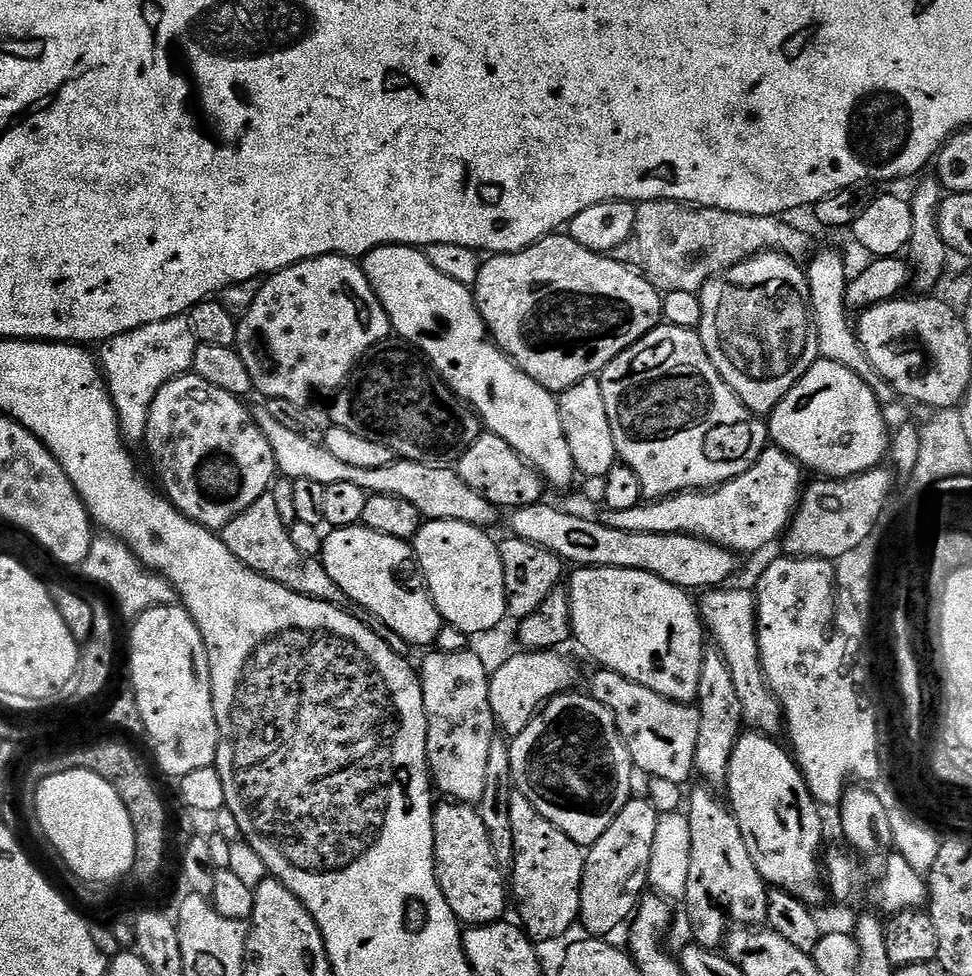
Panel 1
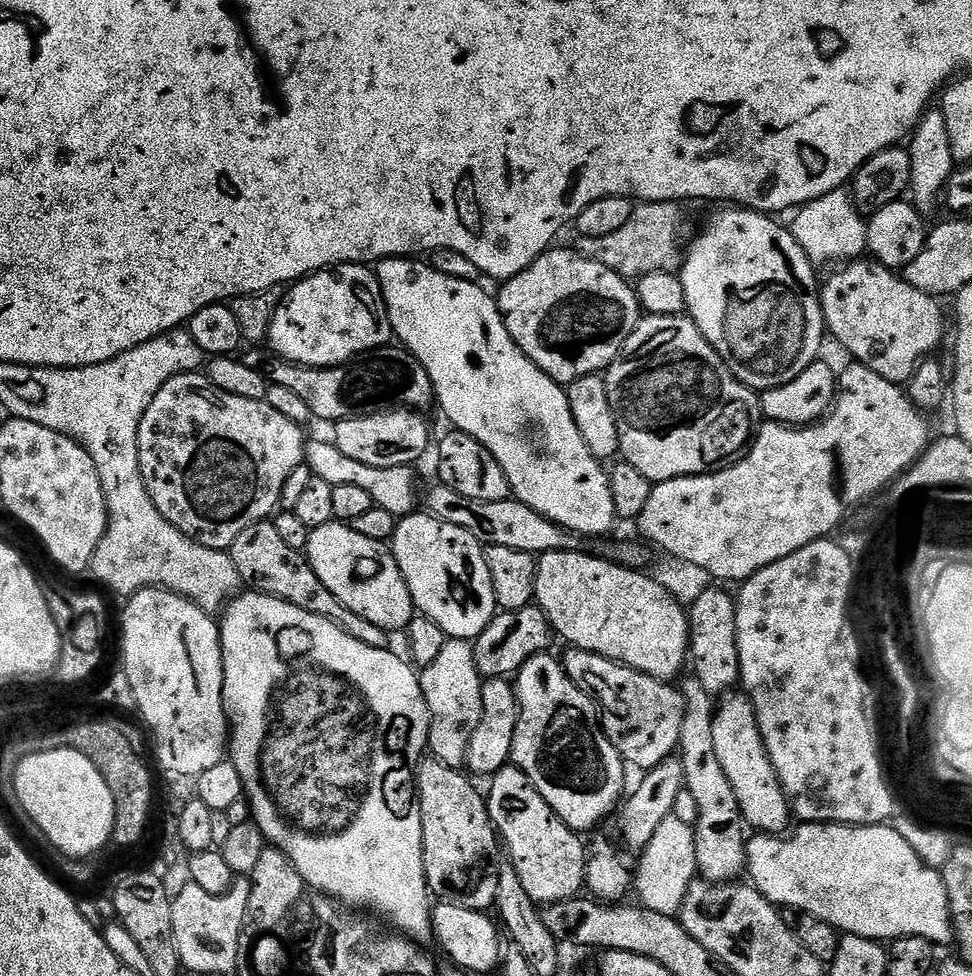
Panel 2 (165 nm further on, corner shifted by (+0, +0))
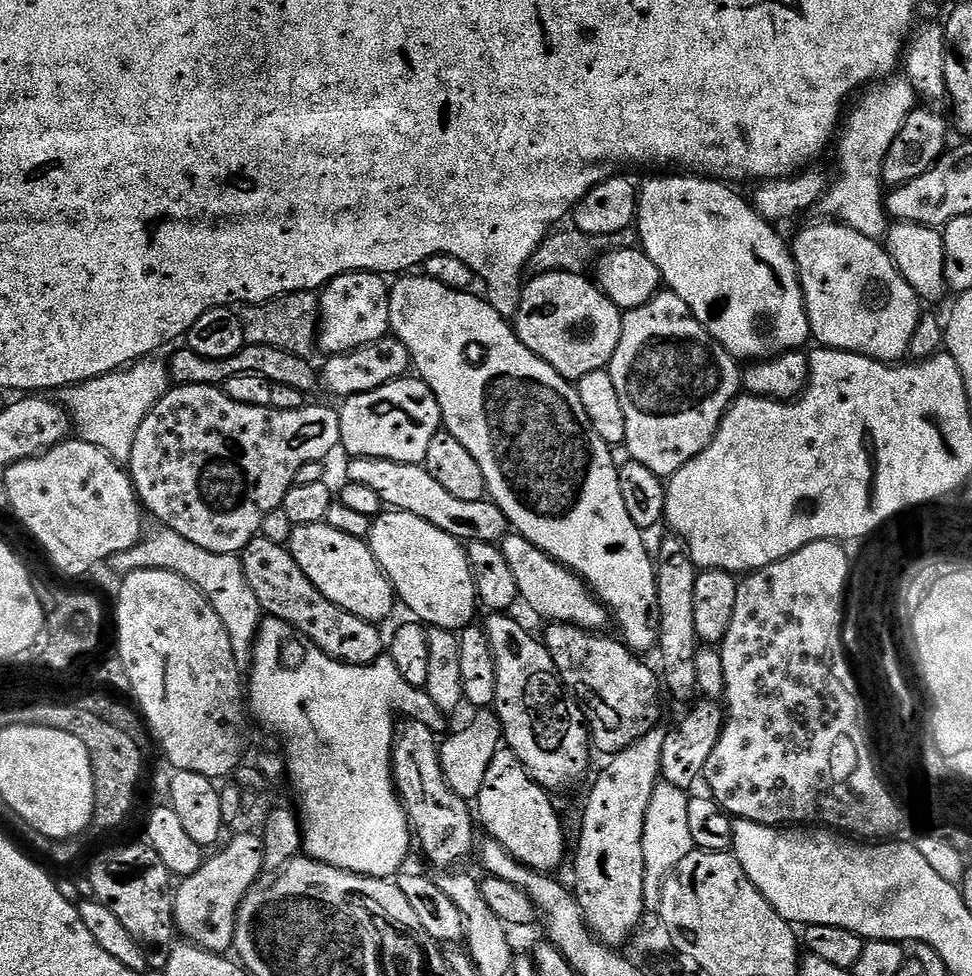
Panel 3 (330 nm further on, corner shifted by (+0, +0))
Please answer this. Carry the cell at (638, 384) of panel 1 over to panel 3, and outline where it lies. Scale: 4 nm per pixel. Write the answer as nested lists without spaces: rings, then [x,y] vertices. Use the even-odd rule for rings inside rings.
[[[667,290],[657,292],[654,298],[650,298],[650,302],[646,302],[646,306],[630,308],[624,312],[622,338],[618,342],[618,350],[614,350],[614,358],[610,365],[610,371],[614,378],[614,386],[618,390],[618,399],[622,401],[622,415],[626,417],[626,438],[624,439],[624,443],[628,445],[632,459],[642,462],[642,466],[647,466],[648,469],[654,470],[654,474],[658,474],[662,478],[673,476],[675,472],[682,470],[682,466],[686,466],[686,462],[690,462],[698,454],[702,454],[702,450],[706,450],[706,446],[710,446],[710,442],[714,438],[714,434],[718,430],[722,418],[728,412],[728,407],[742,392],[742,368],[736,357],[730,355],[698,323],[690,310],[690,306],[686,306],[686,302],[682,302],[682,298],[678,298],[678,294]]]

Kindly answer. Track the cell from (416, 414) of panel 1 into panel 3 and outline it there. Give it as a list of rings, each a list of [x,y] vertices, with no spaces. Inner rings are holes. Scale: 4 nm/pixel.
[[[245,343],[242,350],[238,350],[238,354],[230,354],[230,358],[202,358],[202,354],[198,354],[194,350],[190,350],[187,346],[180,346],[180,349],[173,354],[172,357],[167,357],[168,375],[177,385],[185,384],[186,386],[223,386],[230,378],[234,378],[234,374],[258,374],[262,378],[269,380],[272,385],[281,384],[282,386],[294,386],[294,390],[305,394],[311,394],[315,388],[318,388],[318,372],[308,365],[309,361],[303,356],[295,356],[286,350],[278,350],[274,346],[258,346],[257,344]]]

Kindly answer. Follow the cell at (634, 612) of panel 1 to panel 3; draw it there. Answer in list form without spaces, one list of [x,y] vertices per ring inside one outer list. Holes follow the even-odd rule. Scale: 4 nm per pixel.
[[[509,534],[500,544],[502,554],[506,556],[506,562],[510,571],[514,574],[514,582],[518,582],[520,600],[528,603],[544,622],[557,624],[576,624],[585,628],[587,632],[600,632],[607,624],[610,624],[610,612],[605,608],[587,584],[571,572],[564,564],[559,564],[554,558],[550,558],[534,542],[526,538]]]

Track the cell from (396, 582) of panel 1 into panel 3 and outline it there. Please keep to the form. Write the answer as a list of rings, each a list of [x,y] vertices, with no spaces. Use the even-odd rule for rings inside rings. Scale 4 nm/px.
[[[325,523],[298,524],[293,527],[292,536],[288,539],[286,547],[298,562],[298,566],[302,566],[302,574],[306,574],[306,578],[310,578],[310,582],[318,586],[321,594],[330,598],[330,602],[342,606],[342,610],[363,620],[381,622],[380,620],[391,614],[392,607],[397,607],[398,597],[392,590],[392,583],[386,578],[382,566],[378,566],[367,539],[359,540],[350,534],[342,534],[342,530],[334,530]]]

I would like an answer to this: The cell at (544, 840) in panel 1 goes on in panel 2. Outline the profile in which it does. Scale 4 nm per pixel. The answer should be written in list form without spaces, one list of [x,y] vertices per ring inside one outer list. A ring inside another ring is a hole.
[[[505,766],[491,777],[489,784],[492,785],[489,786],[488,792],[486,788],[488,812],[492,816],[492,823],[496,825],[499,839],[506,849],[507,859],[514,866],[518,874],[518,882],[522,882],[526,894],[530,894],[530,898],[538,906],[579,897],[586,884],[584,869],[588,866],[586,844],[580,841],[583,839],[573,832],[570,826],[566,826],[566,822],[562,822],[562,818],[558,818],[554,810],[550,810],[546,798],[538,794],[538,790],[530,782],[530,778],[526,778],[521,768]]]

